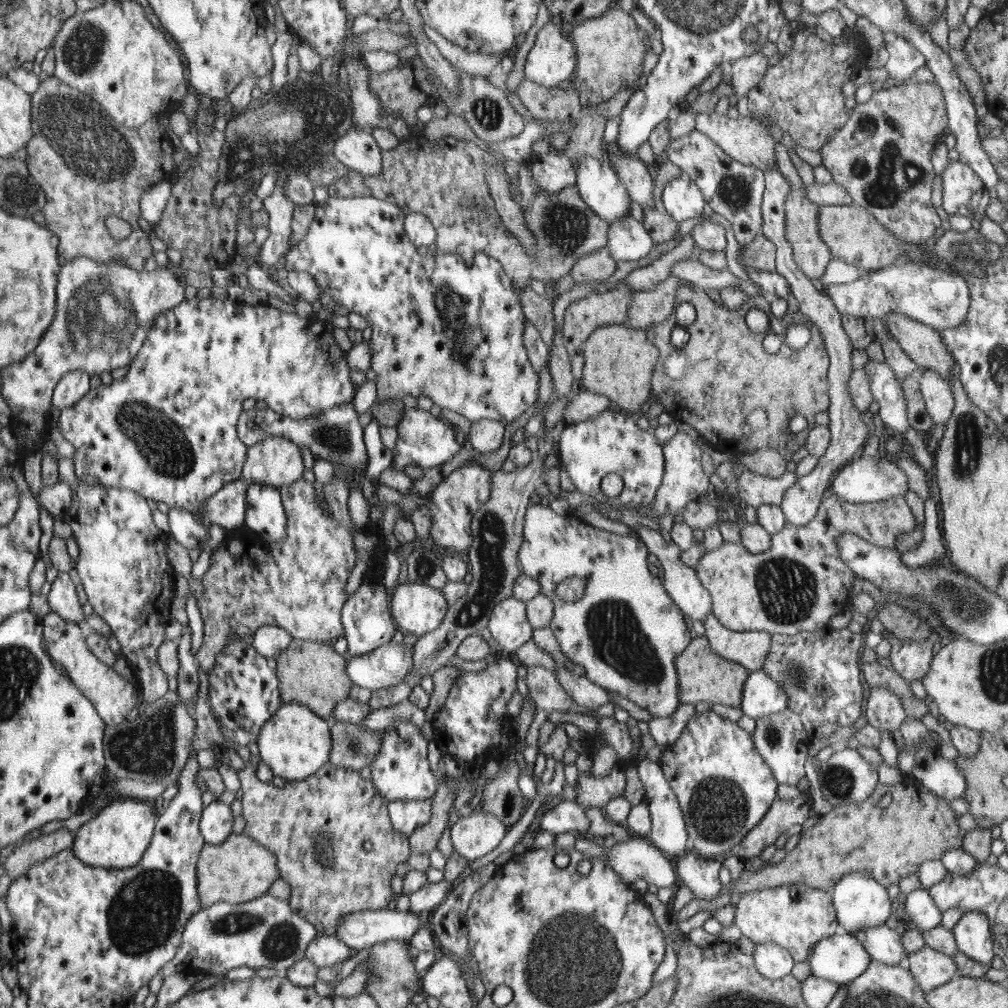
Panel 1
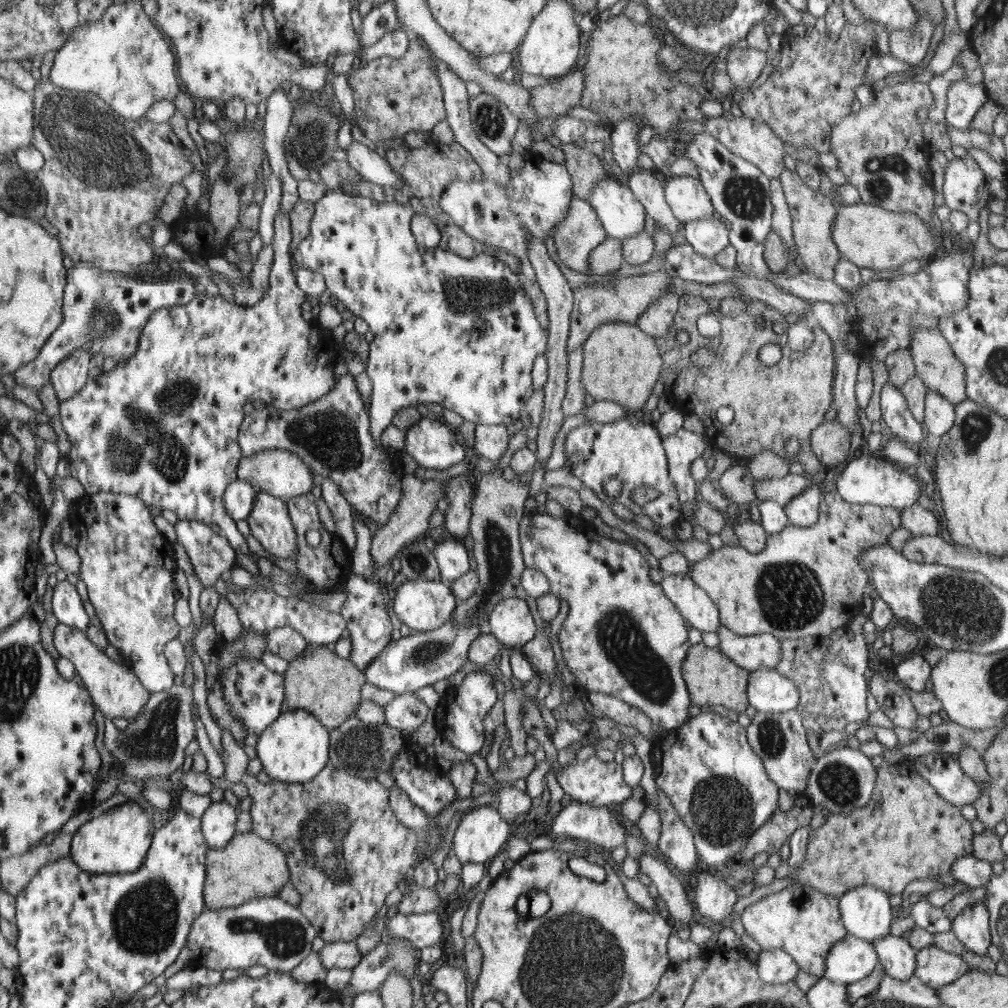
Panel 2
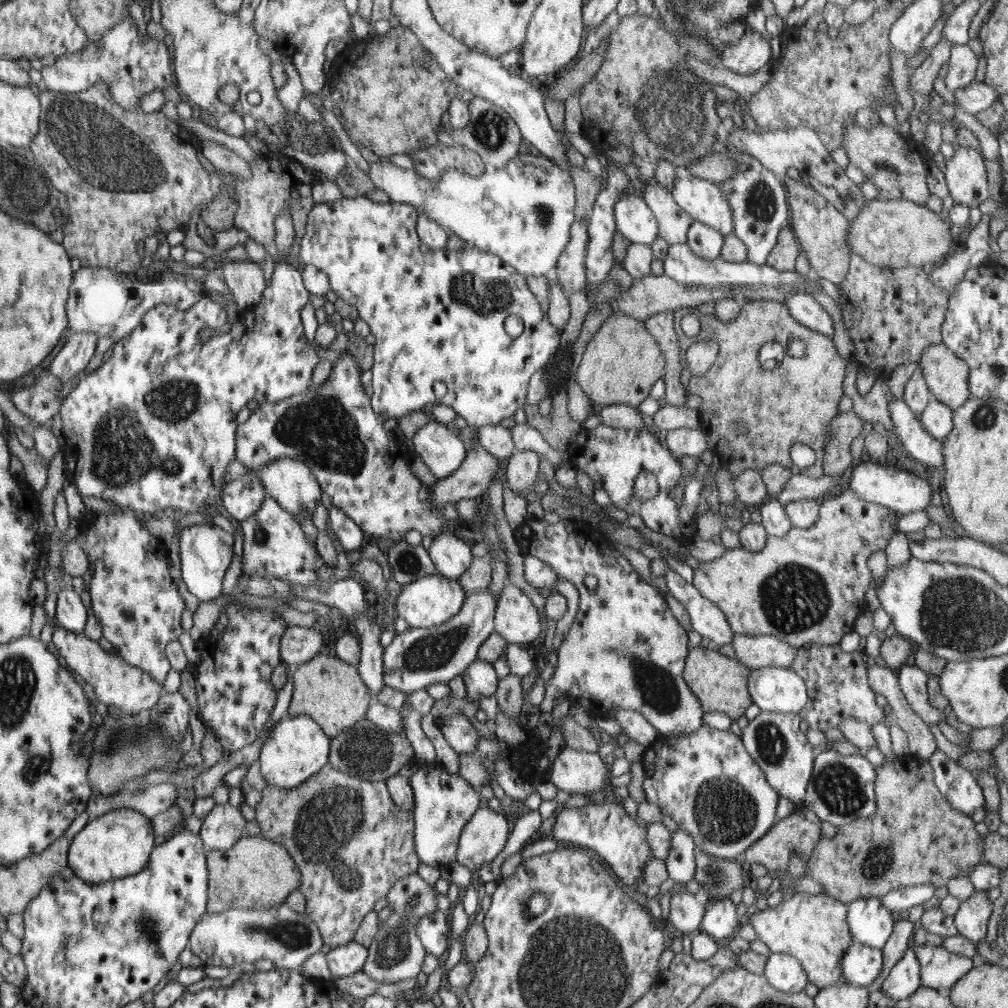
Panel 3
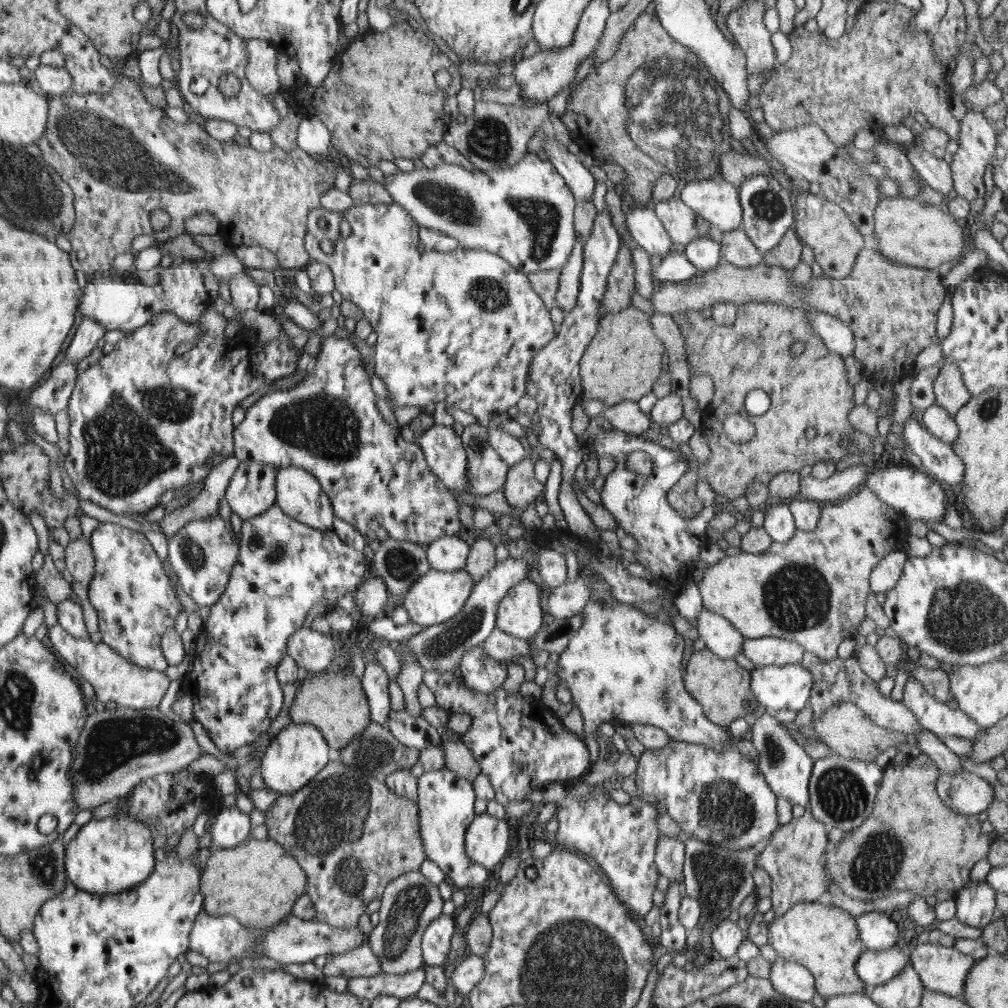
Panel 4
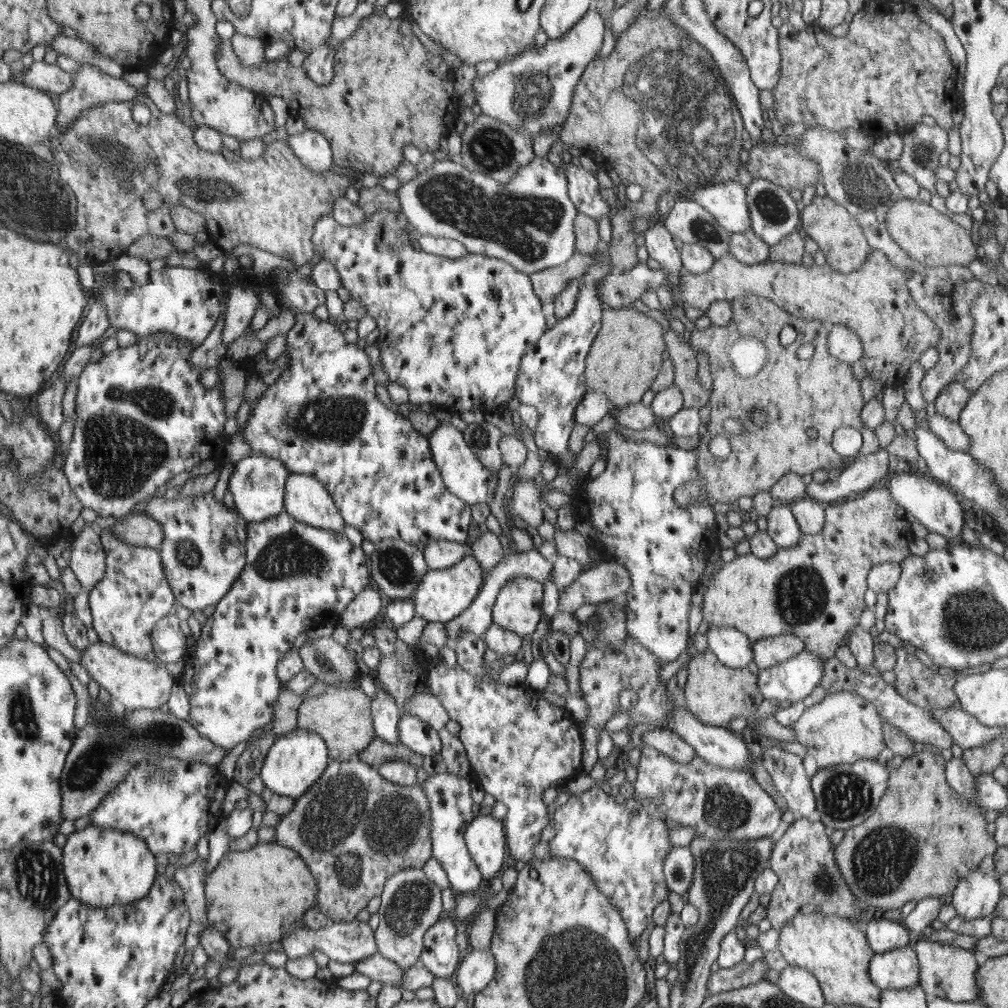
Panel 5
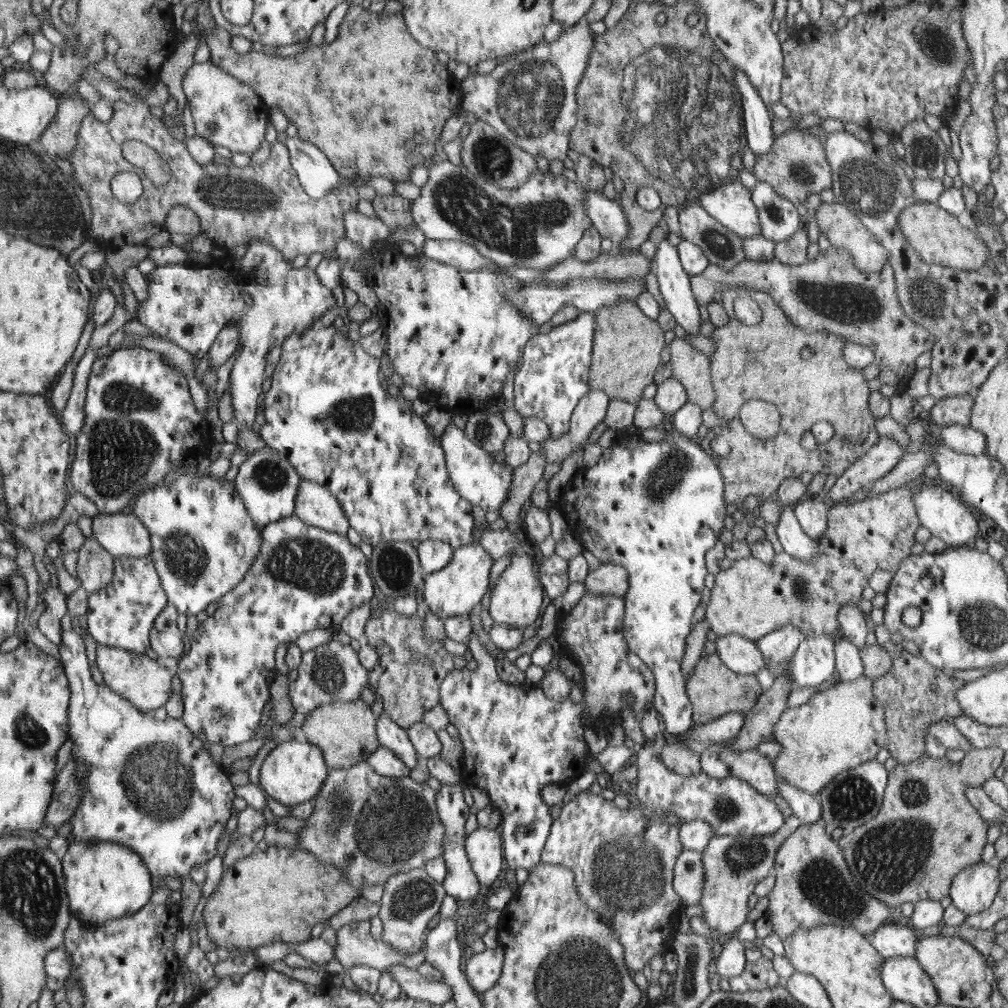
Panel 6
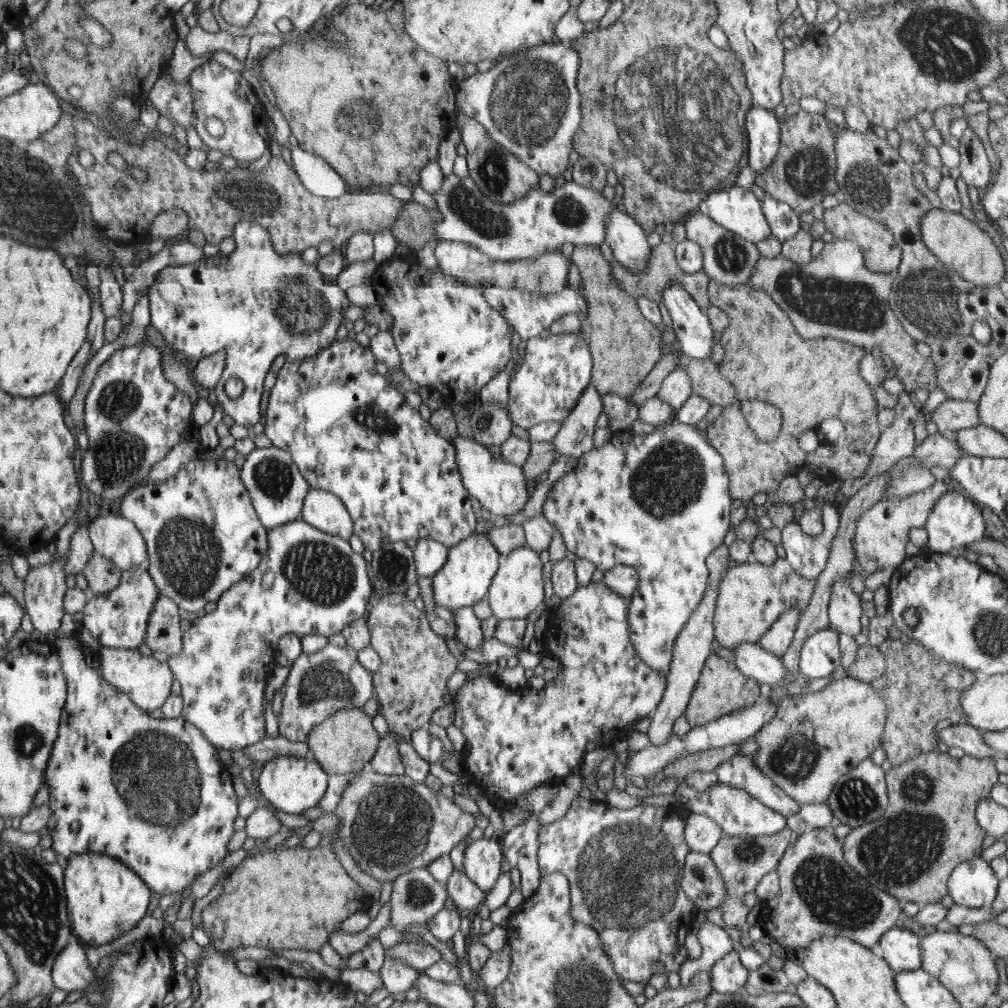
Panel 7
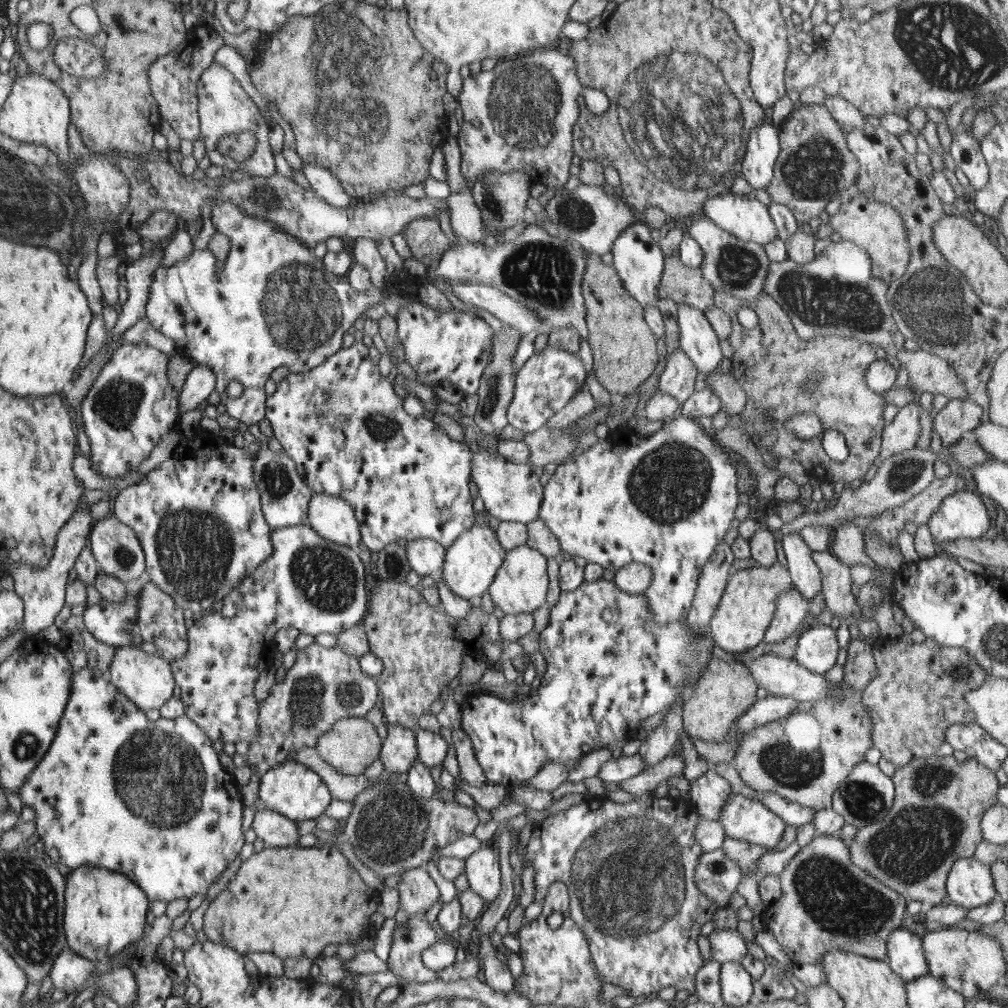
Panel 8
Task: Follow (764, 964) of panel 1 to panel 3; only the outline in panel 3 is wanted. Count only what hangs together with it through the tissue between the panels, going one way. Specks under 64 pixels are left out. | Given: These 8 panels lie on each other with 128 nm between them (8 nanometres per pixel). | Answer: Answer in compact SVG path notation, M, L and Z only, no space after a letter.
M771 952L763 974L778 990L794 994L804 991L809 981L800 961L784 953Z

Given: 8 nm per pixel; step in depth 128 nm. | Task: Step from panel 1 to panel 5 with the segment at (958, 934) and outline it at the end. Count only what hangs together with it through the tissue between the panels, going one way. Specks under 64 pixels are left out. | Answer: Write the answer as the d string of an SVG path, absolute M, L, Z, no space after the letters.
M979 869L959 879L952 893L952 906L959 916L972 920L994 913L1003 896L1001 883L995 872L983 873Z

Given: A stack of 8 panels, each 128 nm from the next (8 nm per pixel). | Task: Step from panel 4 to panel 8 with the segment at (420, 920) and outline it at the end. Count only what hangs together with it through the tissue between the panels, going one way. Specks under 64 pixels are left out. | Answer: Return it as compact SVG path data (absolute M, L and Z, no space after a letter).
M424 867L404 872L397 890L398 908L404 909L408 916L427 912L441 898L439 889Z

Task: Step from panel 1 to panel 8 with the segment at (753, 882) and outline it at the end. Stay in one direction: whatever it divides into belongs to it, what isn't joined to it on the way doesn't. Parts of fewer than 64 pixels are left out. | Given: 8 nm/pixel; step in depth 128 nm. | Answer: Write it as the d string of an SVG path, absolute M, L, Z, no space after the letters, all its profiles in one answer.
M948 750L936 757L916 758L906 766L897 767L892 776L895 800L883 820L866 826L848 845L850 861L892 888L902 897L928 905L940 905L947 896L946 882L951 866L961 858L972 857L978 843L982 842L981 819L998 802L1000 784L994 771L985 768L975 759L957 762Z

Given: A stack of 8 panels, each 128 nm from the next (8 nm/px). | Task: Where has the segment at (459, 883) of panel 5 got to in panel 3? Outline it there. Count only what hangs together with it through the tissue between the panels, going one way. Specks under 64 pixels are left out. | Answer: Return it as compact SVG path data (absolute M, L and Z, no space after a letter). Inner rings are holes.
M438 761L417 763L422 768L409 779L415 802L415 809L412 812L416 820L415 851L422 863L445 872L457 858L462 830L478 810L479 792L476 792L465 779L462 779L459 773L448 772L446 766ZM524 811L524 815L516 822L516 826L514 826L512 838L509 838L509 842L506 844L506 852L498 854L496 862L492 867L472 872L472 878L477 882L477 885L482 886L483 884L492 881L496 882L497 879L500 879L502 876L501 866L507 856L521 852L526 840L534 832L538 831L541 823L542 818L538 811Z

